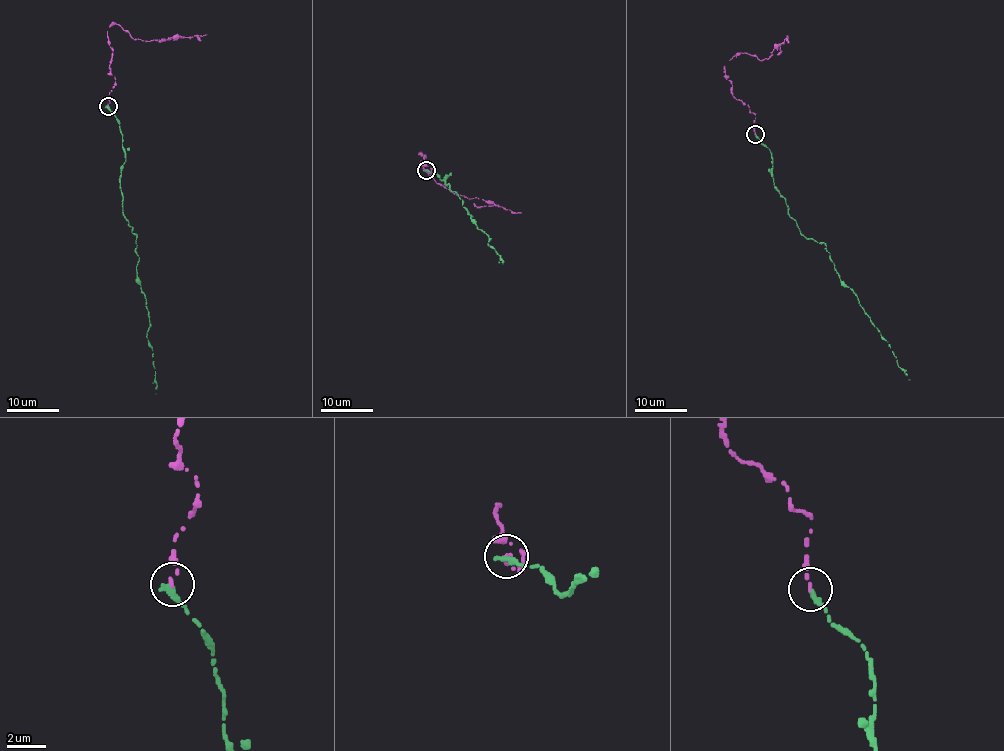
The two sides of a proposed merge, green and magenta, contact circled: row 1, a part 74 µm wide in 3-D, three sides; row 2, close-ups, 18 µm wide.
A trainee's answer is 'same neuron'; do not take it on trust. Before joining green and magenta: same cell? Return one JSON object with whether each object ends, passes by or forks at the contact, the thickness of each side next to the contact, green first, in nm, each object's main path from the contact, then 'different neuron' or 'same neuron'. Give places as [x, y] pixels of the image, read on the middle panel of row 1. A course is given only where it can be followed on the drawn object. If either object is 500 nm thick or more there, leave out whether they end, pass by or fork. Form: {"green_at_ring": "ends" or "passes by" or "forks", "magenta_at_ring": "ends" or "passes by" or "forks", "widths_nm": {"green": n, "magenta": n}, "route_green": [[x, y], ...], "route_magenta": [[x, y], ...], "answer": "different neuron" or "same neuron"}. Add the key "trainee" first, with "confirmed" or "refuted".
{"trainee": "confirmed", "green_at_ring": "ends", "magenta_at_ring": "ends", "widths_nm": {"green": 380, "magenta": 180}, "route_green": [[427, 170], [441, 180], [449, 176], [445, 184], [503, 263]], "route_magenta": [[427, 170], [431, 173], [432, 168], [420, 153], [436, 182], [468, 198], [491, 200], [513, 213], [521, 212]], "answer": "same neuron"}

